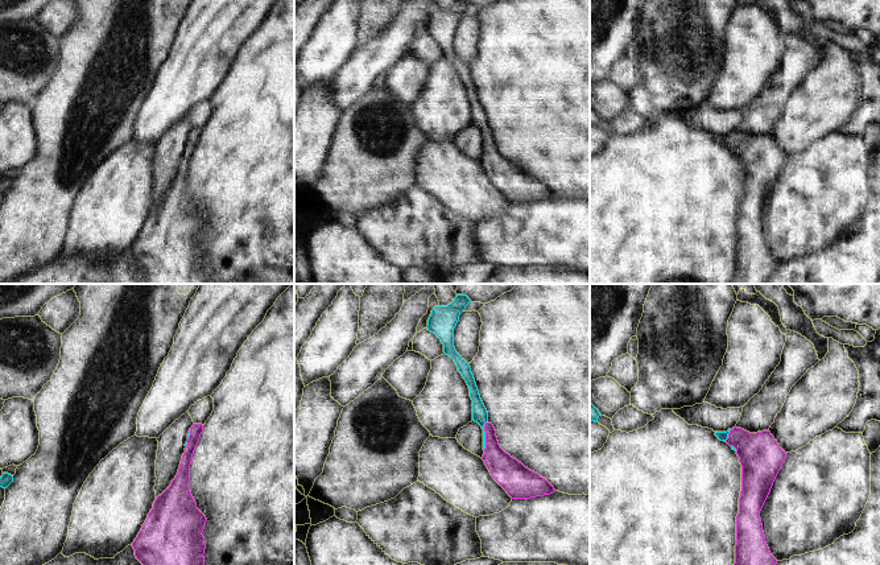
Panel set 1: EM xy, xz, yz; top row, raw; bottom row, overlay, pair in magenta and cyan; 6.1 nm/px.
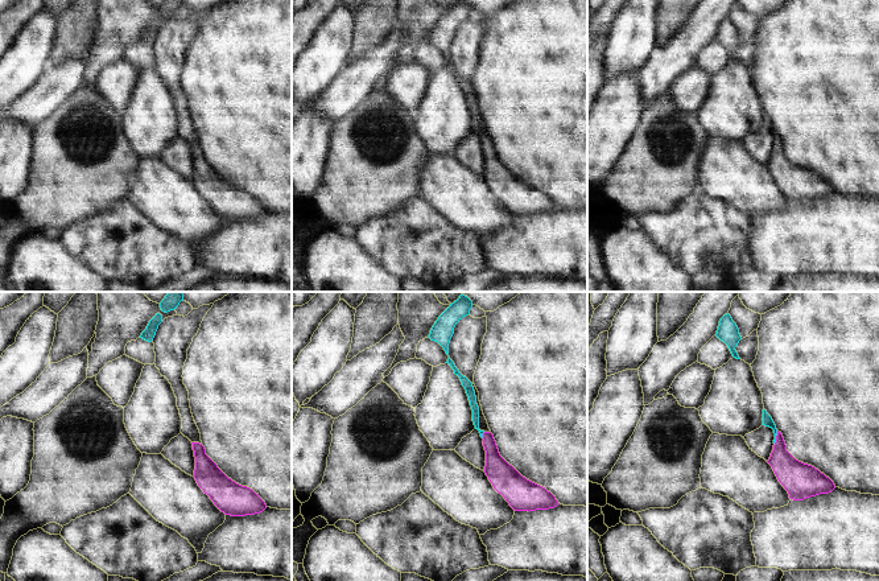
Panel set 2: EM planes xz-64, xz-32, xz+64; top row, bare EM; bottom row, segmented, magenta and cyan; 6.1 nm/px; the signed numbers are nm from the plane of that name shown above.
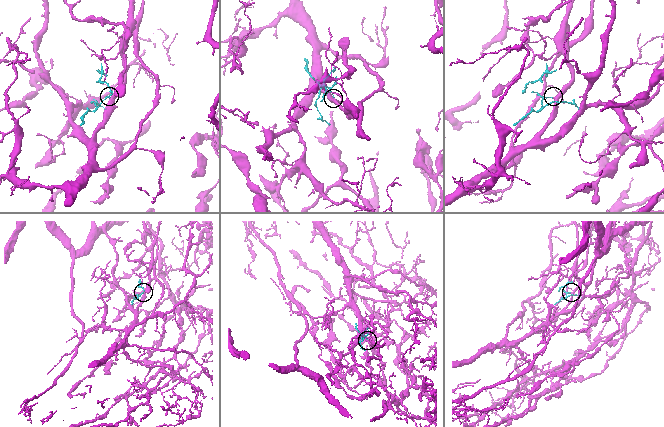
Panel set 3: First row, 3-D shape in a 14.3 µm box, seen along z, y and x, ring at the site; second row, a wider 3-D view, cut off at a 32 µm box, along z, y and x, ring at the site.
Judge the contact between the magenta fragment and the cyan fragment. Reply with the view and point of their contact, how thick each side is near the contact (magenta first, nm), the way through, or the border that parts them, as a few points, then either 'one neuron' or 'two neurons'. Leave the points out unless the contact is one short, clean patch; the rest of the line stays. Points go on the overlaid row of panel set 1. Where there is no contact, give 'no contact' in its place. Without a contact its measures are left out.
xz (486, 436) | 180/100 nm | across xz (505, 470), (494, 457), (486, 436), (484, 424), (479, 413) | one neuron

